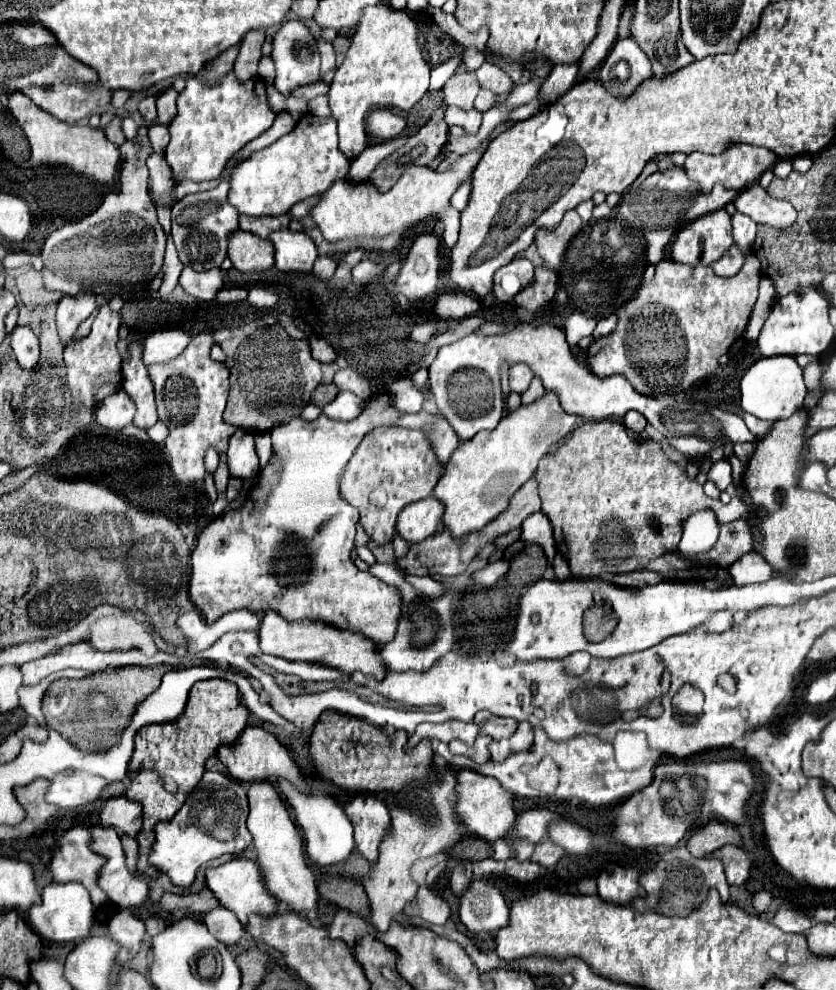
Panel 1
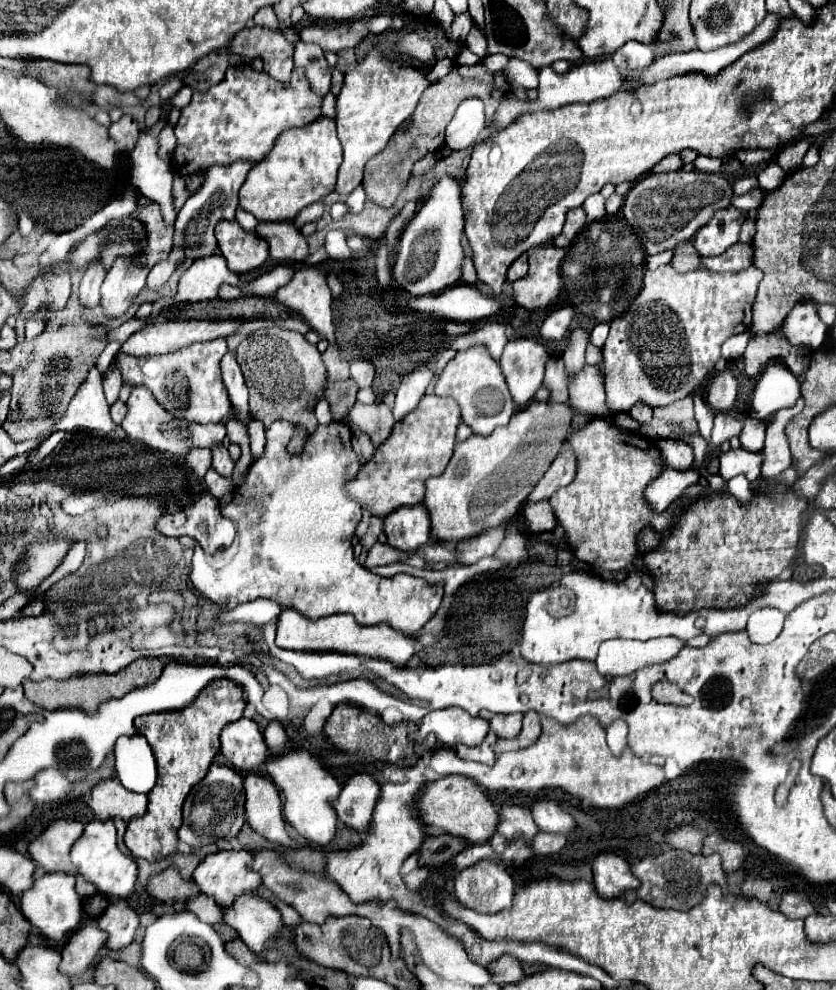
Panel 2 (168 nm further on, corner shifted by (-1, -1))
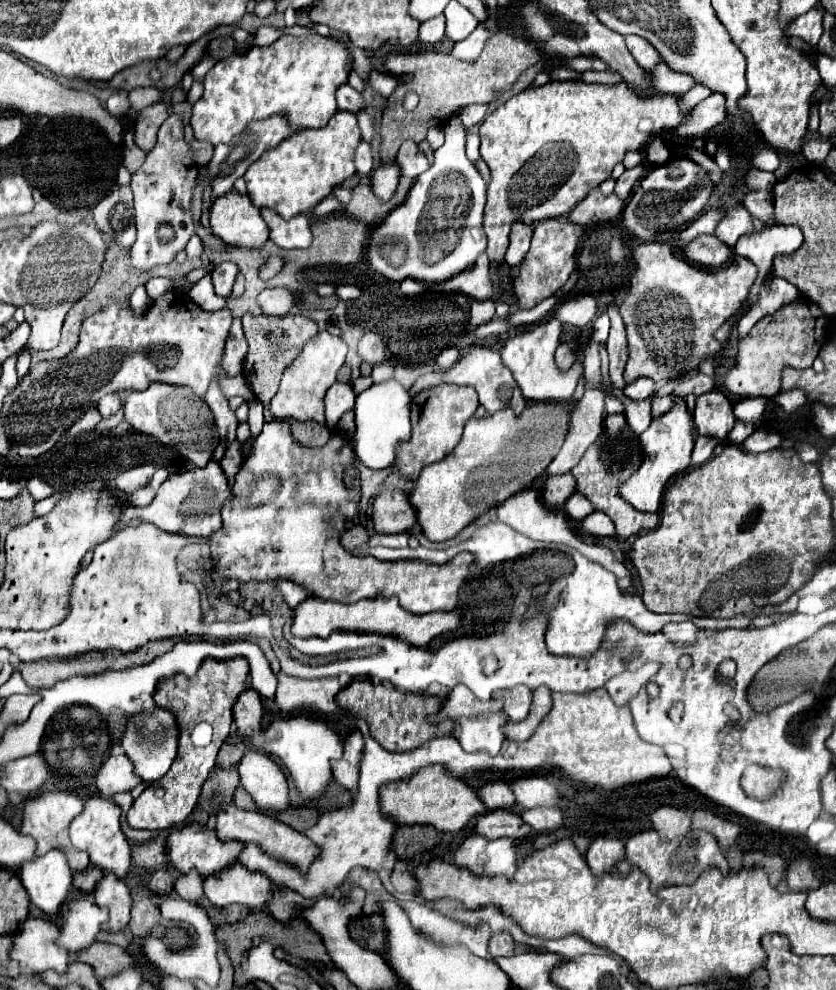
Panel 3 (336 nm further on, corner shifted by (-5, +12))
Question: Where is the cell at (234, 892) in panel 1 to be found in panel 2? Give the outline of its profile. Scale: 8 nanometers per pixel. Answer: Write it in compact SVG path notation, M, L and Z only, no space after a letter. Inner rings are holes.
M216 851L216 853L208 853L198 867L192 873L192 879L196 881L196 885L200 887L200 891L204 891L206 895L210 895L220 907L232 905L234 899L238 899L240 895L250 895L258 889L260 885L260 877L256 871L250 869L250 859L252 855L248 851Z

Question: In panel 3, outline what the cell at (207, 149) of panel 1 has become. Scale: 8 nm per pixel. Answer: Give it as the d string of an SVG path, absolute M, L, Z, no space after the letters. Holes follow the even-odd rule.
M312 34L308 38L282 36L270 46L252 46L246 52L216 62L204 76L204 94L192 106L190 126L194 138L214 146L230 142L248 124L274 114L284 114L292 130L326 126L338 110L334 92L348 78L350 58L352 54L340 40Z

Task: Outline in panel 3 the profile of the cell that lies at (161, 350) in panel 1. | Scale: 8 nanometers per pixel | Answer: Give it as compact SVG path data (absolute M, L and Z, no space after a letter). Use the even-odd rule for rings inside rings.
M272 288L258 294L258 304L266 316L284 316L292 306L296 306L296 294L286 288Z

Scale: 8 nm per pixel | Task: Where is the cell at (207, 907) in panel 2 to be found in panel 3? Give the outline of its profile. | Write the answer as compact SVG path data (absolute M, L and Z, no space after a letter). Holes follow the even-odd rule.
M188 872L188 874L180 874L174 882L176 892L180 894L180 898L196 902L202 898L204 888L202 888L202 876L198 876L198 872Z

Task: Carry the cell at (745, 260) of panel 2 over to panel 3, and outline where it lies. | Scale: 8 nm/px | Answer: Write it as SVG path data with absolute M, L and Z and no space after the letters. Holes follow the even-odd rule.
M698 236L686 246L680 246L688 260L700 266L722 266L732 256L732 248L722 244L716 236Z

